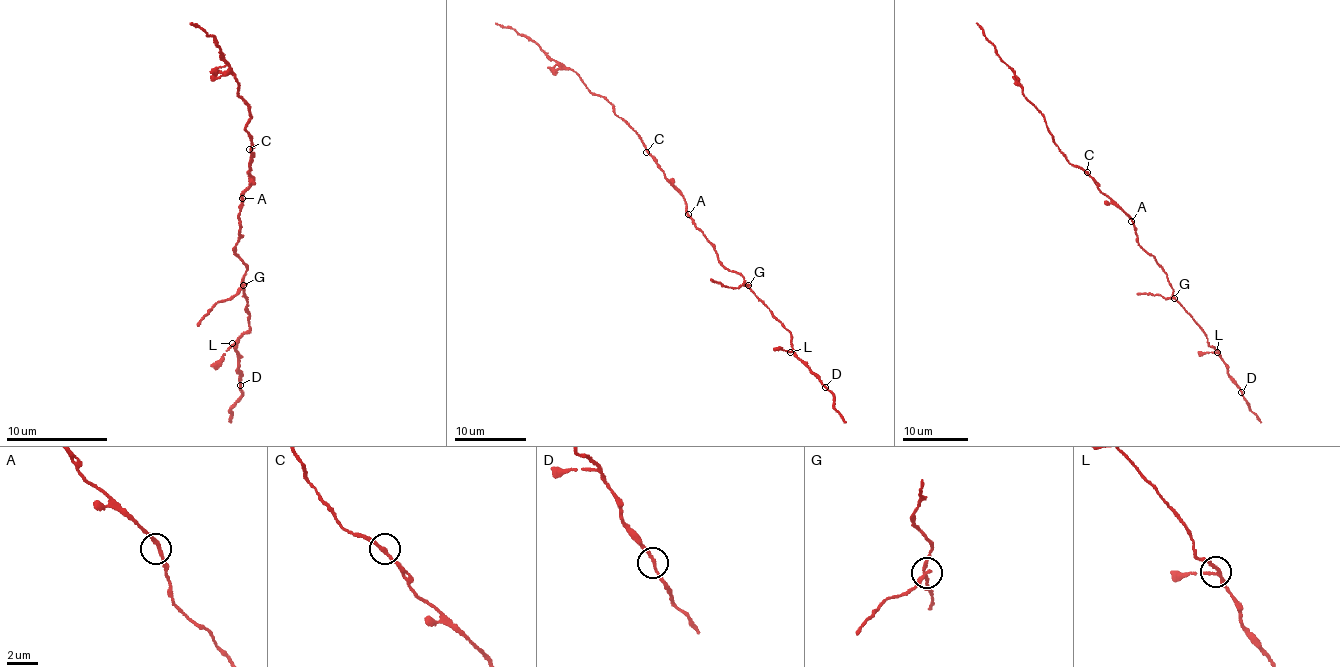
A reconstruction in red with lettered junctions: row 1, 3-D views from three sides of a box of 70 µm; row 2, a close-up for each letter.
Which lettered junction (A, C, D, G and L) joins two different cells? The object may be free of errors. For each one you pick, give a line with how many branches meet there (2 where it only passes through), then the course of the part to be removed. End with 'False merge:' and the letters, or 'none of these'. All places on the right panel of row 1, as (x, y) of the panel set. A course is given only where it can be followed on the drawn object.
G: 3 branches meet; foreign part runs (1173, 298), (1158, 293), (1137, 295)
False merge: G

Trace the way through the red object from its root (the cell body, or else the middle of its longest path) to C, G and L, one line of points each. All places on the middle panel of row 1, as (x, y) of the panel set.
C: (688, 216), (680, 190), (668, 180), (646, 152)
G: (688, 216), (721, 263), (739, 273), (748, 285)
L: (688, 216), (721, 263), (742, 276), (750, 289), (789, 332), (793, 346), (790, 352)

